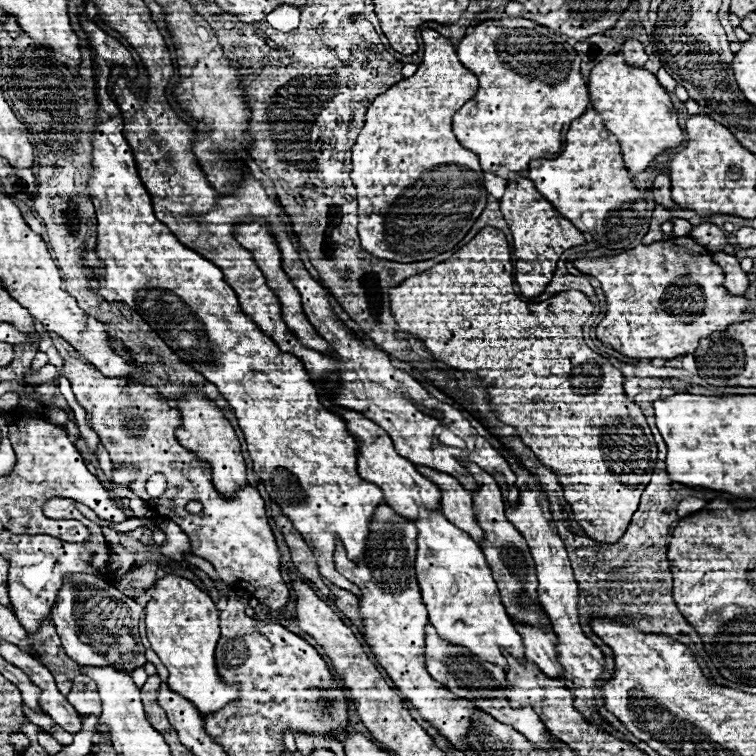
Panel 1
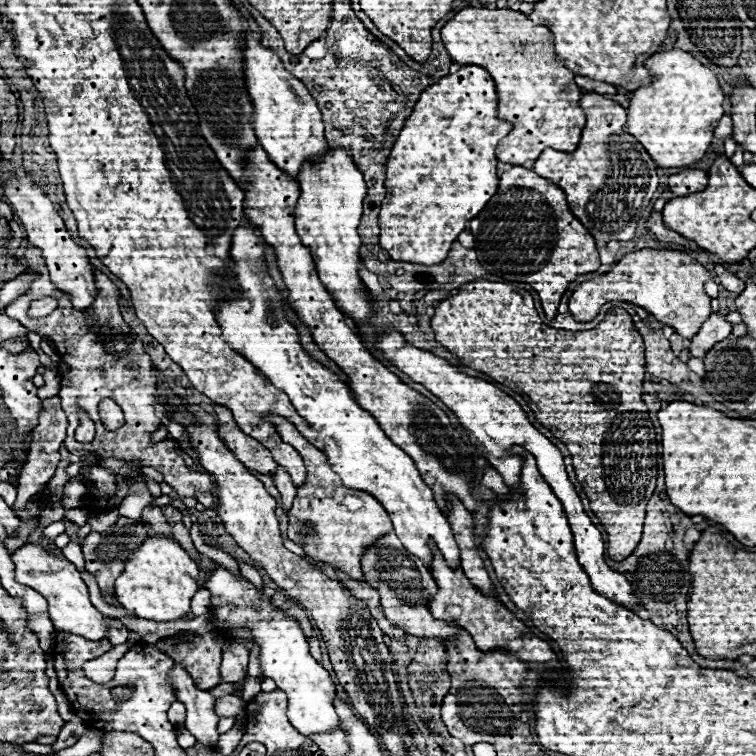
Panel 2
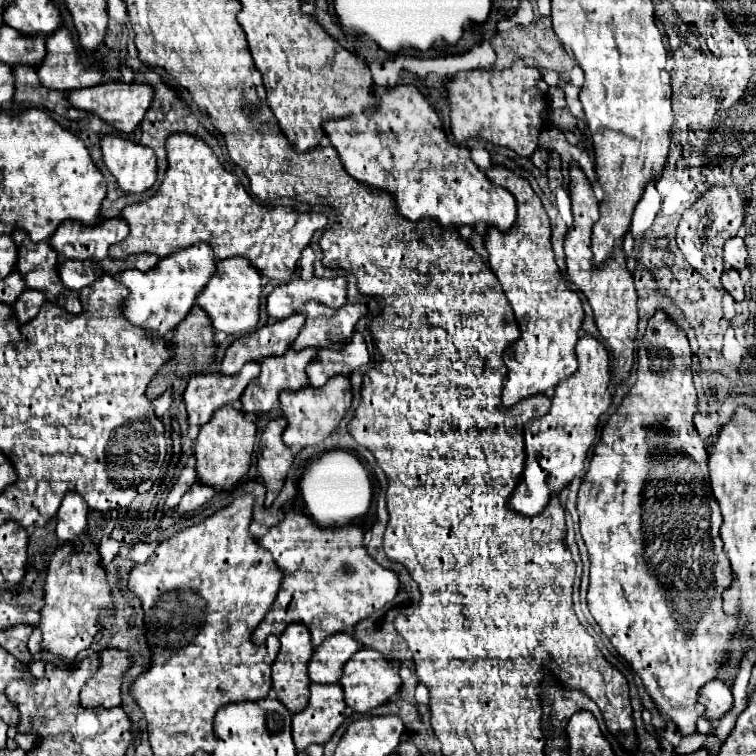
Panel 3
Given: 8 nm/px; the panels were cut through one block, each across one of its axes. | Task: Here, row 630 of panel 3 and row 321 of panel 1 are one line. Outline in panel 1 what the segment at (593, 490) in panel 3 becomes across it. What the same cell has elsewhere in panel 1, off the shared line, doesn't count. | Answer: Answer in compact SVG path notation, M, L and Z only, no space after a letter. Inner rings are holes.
M690 236L668 238L662 242L654 242L648 246L636 246L618 256L602 256L602 258L578 258L574 266L582 274L590 274L602 282L602 290L606 294L608 312L606 318L598 324L596 336L602 344L612 346L624 356L630 358L676 358L696 350L700 338L710 336L712 332L720 332L728 324L736 324L740 314L746 312L748 302L744 296L732 296L724 290L724 272L718 264L712 262L710 252L696 244Z

